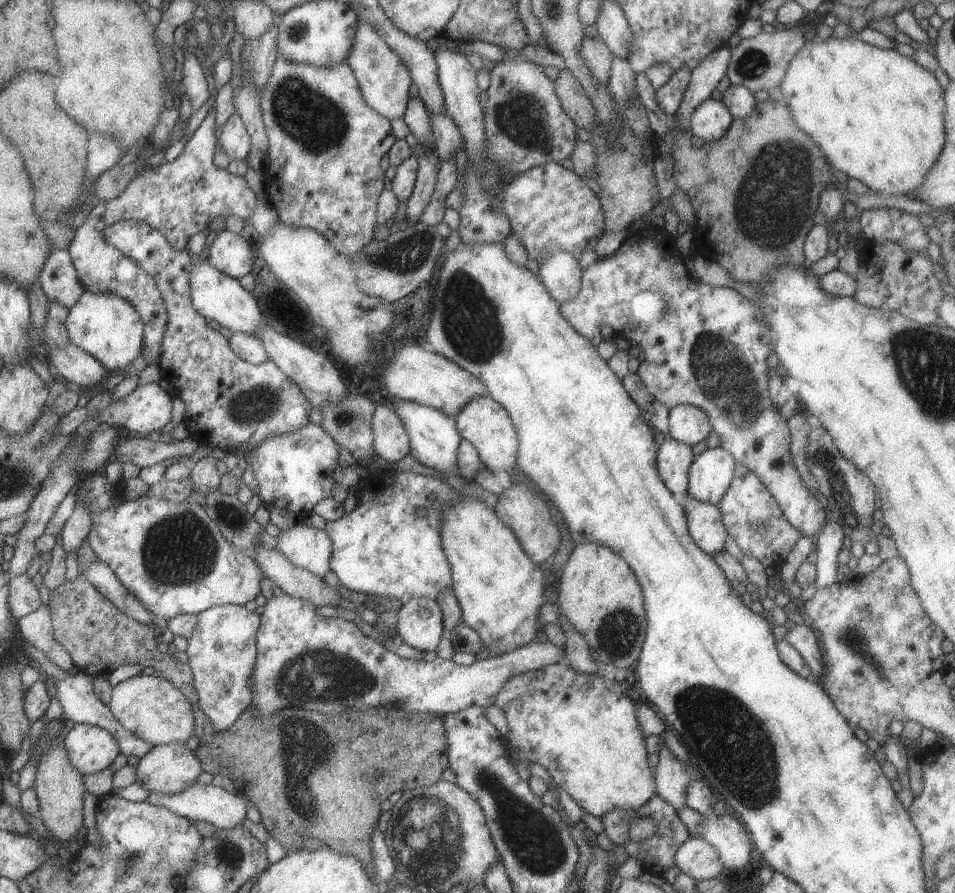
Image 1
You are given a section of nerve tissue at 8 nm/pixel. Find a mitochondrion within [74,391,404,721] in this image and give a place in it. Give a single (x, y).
(318, 674)

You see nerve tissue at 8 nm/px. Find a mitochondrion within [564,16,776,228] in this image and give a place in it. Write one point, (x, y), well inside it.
(752, 62)

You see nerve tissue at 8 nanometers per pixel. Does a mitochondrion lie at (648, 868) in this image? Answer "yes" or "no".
no

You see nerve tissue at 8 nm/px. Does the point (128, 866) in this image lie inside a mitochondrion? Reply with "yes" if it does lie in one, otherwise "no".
yes

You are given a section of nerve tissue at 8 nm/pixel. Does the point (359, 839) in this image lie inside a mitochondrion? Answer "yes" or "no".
no

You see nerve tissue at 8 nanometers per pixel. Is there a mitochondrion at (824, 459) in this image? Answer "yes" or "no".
yes

